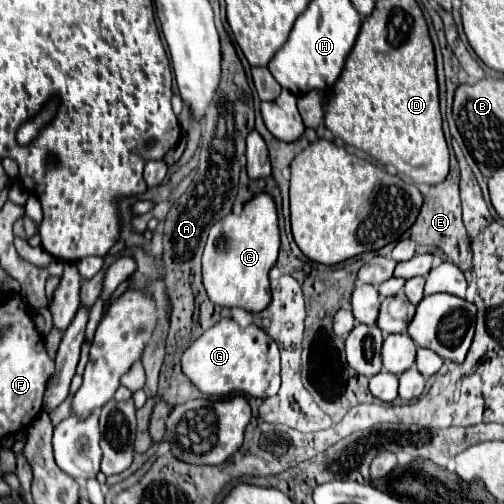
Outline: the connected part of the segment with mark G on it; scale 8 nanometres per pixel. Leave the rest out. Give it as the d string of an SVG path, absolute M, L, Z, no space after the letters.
M223 318L195 340L183 352L181 368L207 398L229 398L235 394L269 398L279 392L281 384L277 344L255 324L241 328L231 318Z

